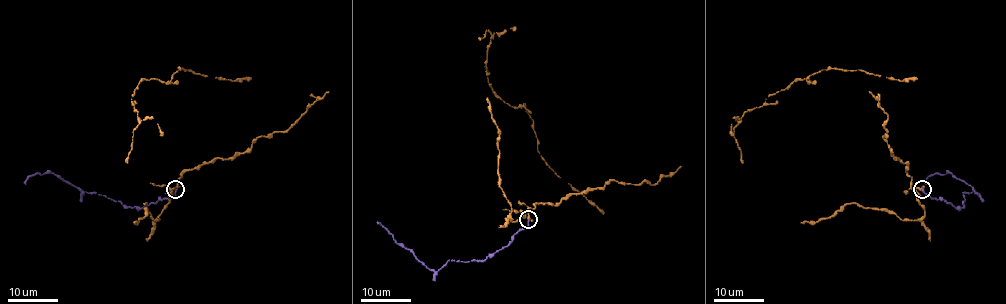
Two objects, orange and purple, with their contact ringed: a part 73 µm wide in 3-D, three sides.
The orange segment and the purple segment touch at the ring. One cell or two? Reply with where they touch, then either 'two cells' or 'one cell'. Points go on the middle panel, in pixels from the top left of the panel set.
place (528, 219); two cells

